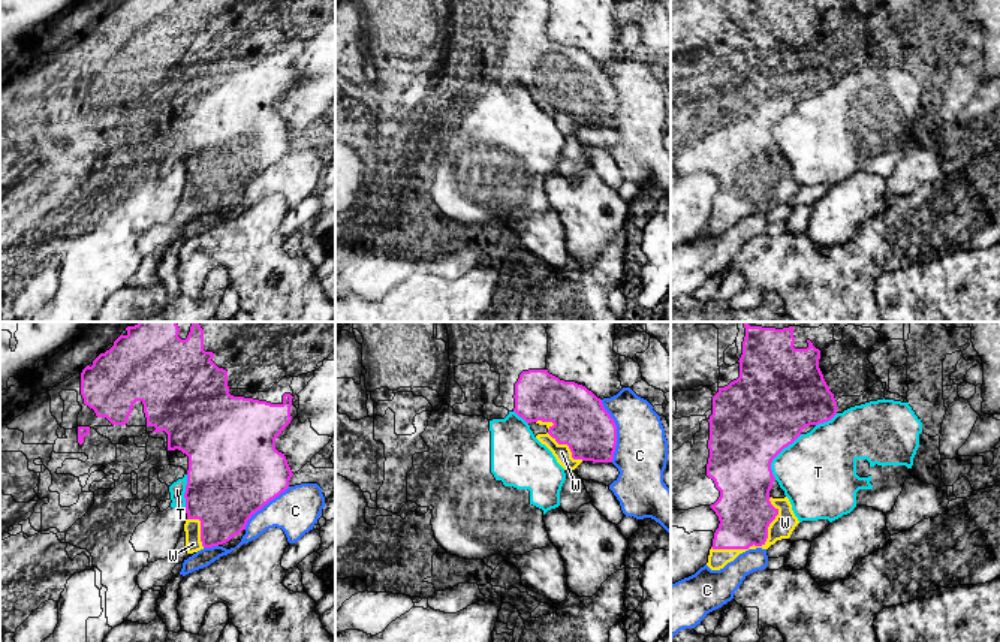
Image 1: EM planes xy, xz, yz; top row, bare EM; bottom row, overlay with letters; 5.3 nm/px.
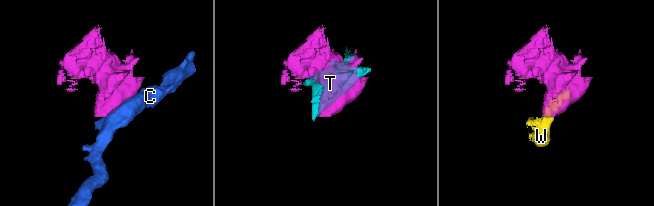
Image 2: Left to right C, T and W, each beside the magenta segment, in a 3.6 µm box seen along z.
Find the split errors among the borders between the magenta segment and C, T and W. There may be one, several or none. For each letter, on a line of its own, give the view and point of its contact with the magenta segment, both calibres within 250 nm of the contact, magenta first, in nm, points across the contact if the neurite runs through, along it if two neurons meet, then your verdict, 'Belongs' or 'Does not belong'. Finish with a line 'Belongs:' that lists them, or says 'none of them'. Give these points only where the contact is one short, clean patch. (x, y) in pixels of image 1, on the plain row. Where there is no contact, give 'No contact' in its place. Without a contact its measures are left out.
C: Touches magenta at xz (616, 96). Thickness 300 nm (magenta) against 280 nm. Does not belong
T: Touches magenta at yz (777, 118). Thickness 460 nm (magenta) against 420 nm. Does not belong
W: Touches magenta at yz (759, 210). Thickness 300 nm (magenta) against 120 nm. Belongs
Belongs: W

